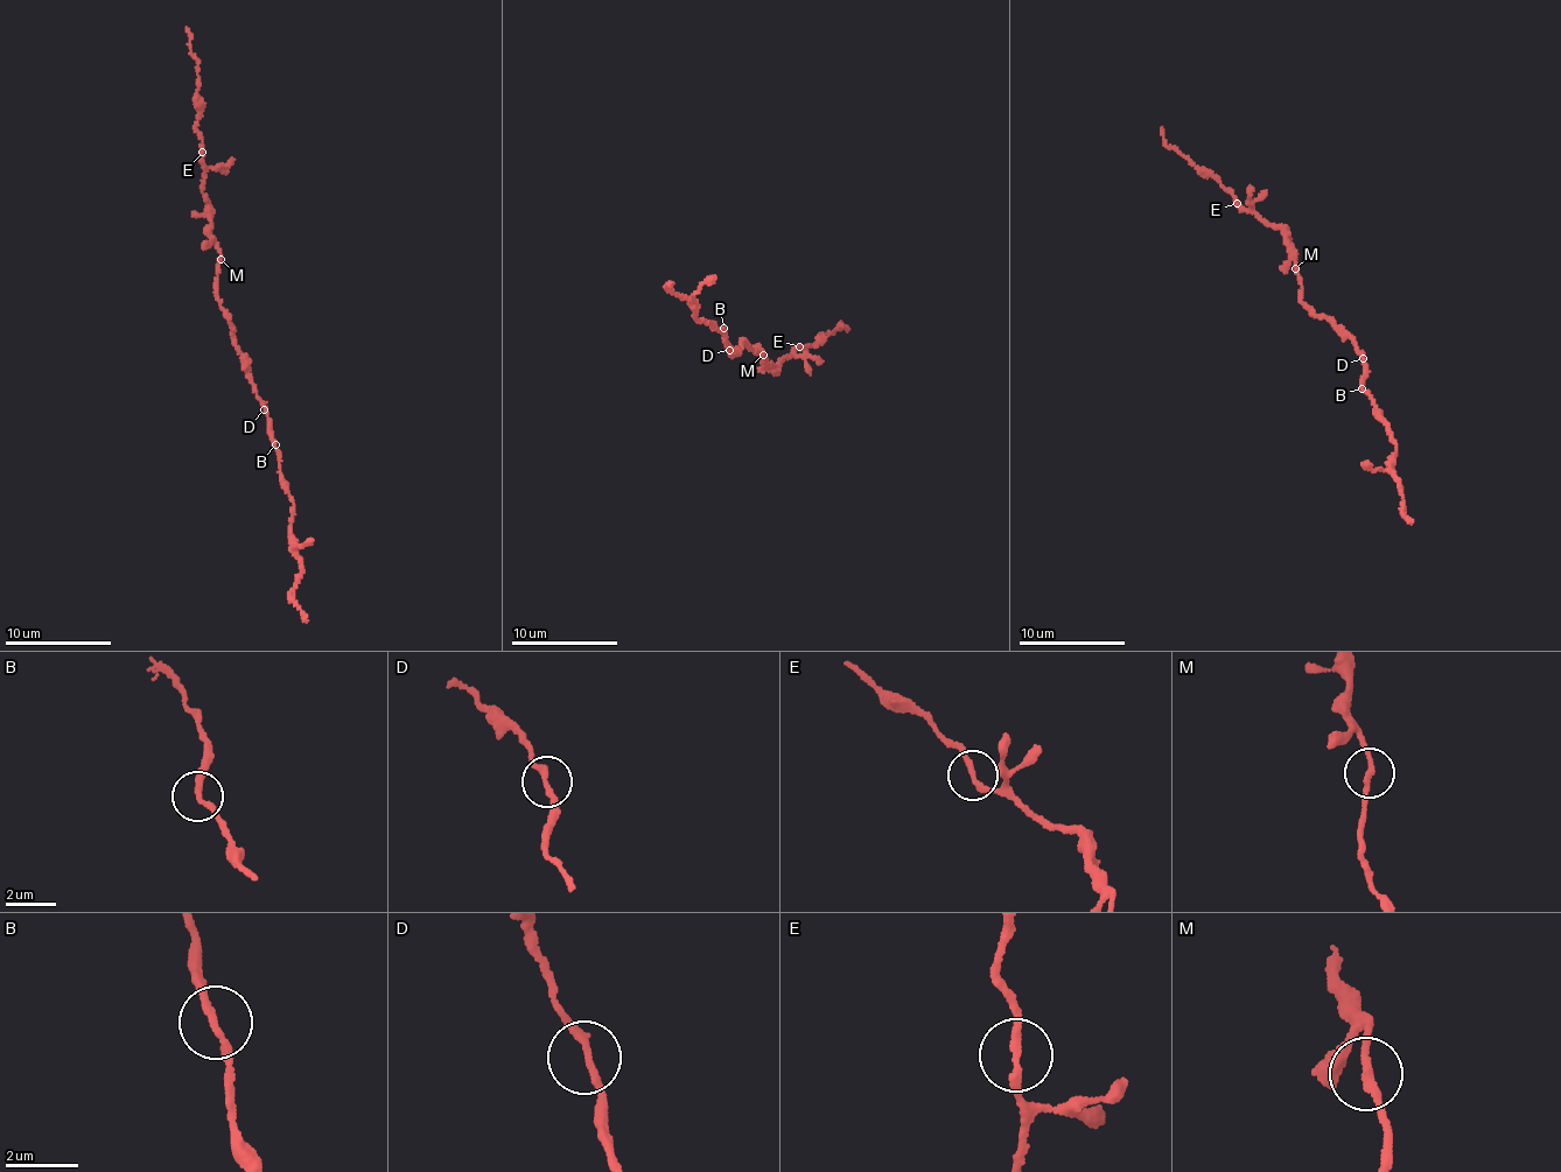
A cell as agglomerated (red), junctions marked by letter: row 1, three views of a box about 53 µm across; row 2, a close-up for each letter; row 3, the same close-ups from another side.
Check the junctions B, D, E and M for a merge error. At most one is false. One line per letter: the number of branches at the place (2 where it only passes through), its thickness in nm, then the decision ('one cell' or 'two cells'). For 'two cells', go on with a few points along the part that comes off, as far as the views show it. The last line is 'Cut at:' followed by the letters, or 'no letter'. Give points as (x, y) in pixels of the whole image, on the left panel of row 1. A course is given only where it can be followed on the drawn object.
B: 2 branches meet; 200 nm thick; one cell
D: 2 branches meet; 200 nm thick; one cell
E: 2 branches meet; 220 nm thick; one cell
M: 2 branches meet; 220 nm thick; one cell
Cut at: no letter

